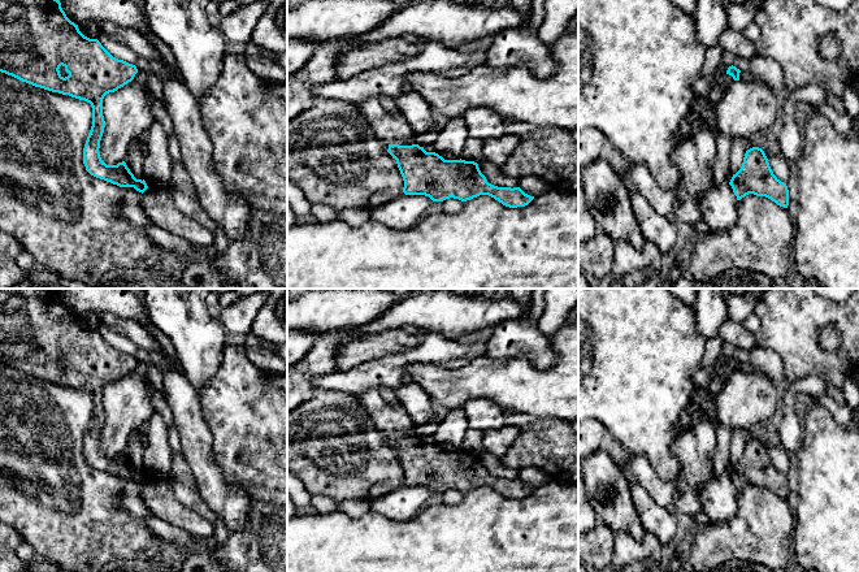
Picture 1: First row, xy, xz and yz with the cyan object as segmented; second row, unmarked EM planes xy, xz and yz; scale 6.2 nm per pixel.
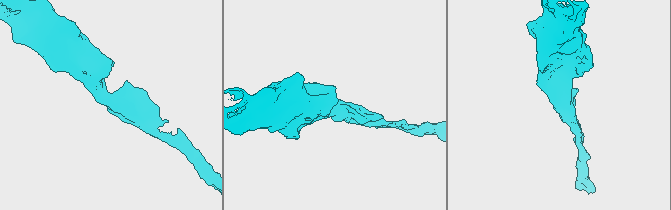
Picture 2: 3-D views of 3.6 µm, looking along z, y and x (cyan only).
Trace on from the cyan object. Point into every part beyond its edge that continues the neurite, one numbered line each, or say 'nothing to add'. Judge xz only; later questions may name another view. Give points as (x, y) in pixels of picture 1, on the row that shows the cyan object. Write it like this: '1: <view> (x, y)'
nothing to add

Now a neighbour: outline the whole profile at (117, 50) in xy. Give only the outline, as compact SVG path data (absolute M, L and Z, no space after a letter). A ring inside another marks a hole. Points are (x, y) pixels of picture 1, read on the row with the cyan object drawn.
M99 27L100 31L100 36L99 36L99 42L101 43L101 46L116 58L118 60L123 60L129 64L135 65L136 60L139 58L139 56L133 52L130 48L127 48L126 46L117 43L114 40L112 40L101 27Z

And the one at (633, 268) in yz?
M619 240L615 243L615 263L612 270L600 280L602 289L660 289L660 269L663 255L660 250L646 242L642 250Z

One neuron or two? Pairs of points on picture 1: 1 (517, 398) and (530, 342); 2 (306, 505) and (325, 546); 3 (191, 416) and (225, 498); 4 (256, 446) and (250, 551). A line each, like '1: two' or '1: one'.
1: two
2: two
3: one
4: one

